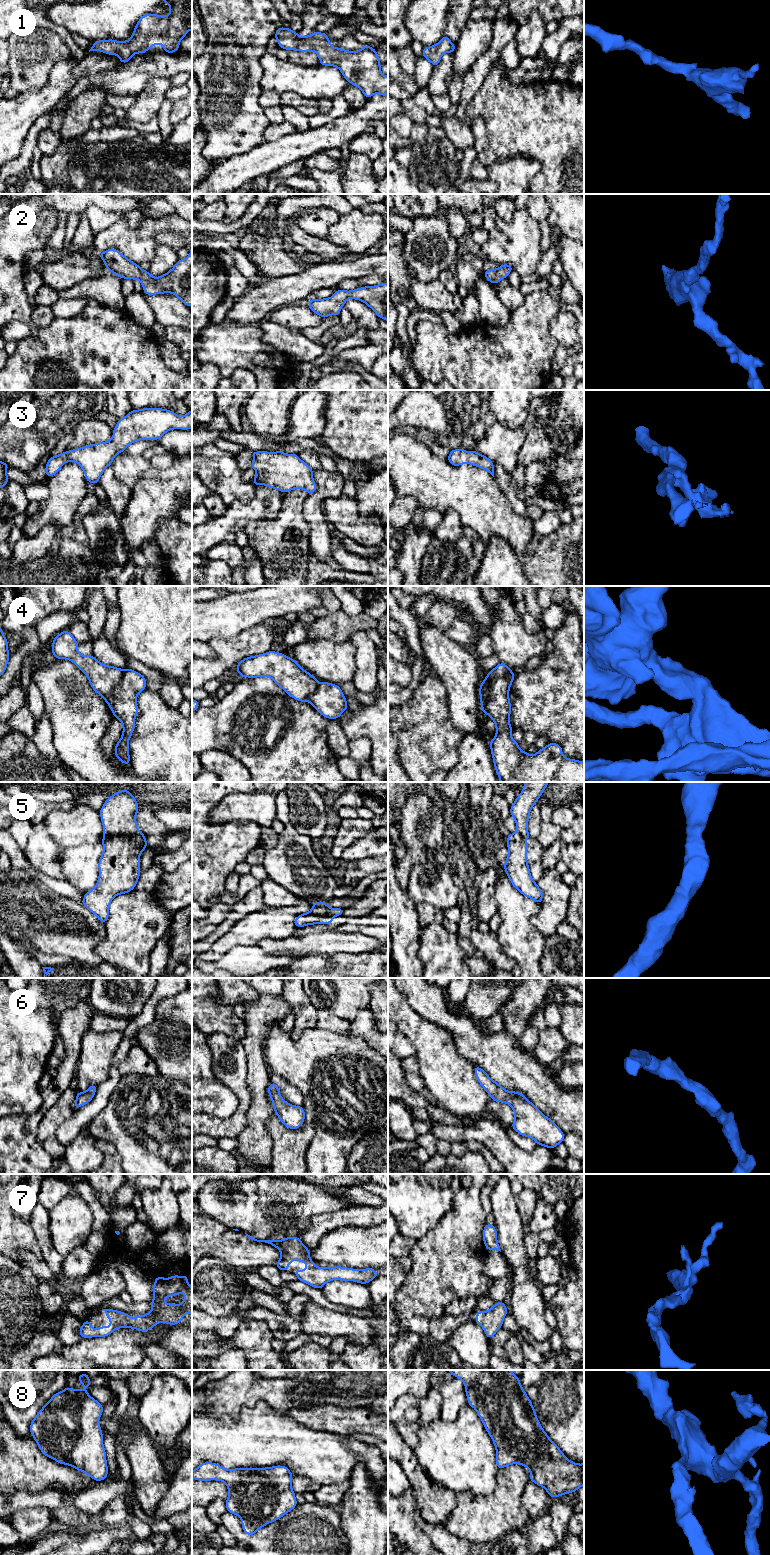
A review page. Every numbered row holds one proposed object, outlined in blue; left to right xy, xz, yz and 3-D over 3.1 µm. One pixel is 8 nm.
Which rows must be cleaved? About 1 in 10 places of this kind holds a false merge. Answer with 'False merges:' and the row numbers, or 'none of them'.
False merges: 4

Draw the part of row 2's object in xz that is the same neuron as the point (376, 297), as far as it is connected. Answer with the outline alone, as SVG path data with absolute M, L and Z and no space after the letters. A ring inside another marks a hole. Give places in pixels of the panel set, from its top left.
M388 283L365 286L351 291L337 289L332 297L311 298L307 306L315 314L326 319L329 315L339 316L346 300L351 298L364 302L377 314L378 318L388 322Z

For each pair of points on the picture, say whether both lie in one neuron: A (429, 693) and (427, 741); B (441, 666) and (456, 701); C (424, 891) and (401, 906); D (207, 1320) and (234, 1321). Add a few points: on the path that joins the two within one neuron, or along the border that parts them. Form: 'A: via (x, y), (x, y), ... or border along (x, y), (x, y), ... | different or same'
A: via (428, 705), (427, 729) | same
B: via (450, 675), (450, 678), (456, 684), (456, 692) | same
C: border along (405, 891), (406, 895), (415, 903) | different
D: via (214, 1322), (227, 1322) | same

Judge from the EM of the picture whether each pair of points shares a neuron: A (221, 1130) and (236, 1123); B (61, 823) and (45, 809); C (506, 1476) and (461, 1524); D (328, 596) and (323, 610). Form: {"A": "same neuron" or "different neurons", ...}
{"A": "same neuron", "B": "different neurons", "C": "same neuron", "D": "same neuron"}

